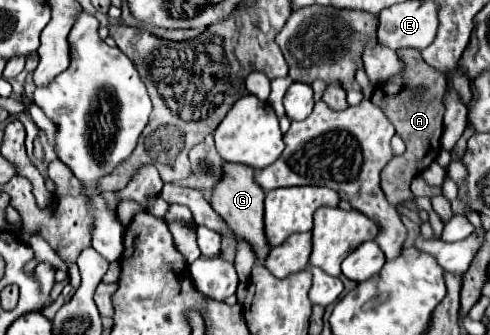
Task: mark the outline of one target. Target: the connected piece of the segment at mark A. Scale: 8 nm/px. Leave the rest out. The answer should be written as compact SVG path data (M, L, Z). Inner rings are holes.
M401 49L397 51L397 55L401 57L401 61L407 65L405 73L401 77L395 77L379 87L375 87L371 103L377 105L379 109L383 109L383 113L387 115L387 119L391 119L395 133L405 141L407 149L403 155L399 155L397 159L391 159L385 169L381 171L381 189L387 197L387 201L391 205L399 205L403 201L413 199L413 193L409 189L413 177L417 177L421 171L425 171L439 155L441 151L441 133L443 133L443 113L445 107L441 103L445 87L447 87L447 77L435 69L431 69L423 57L421 51L417 49ZM421 87L425 91L425 99L415 101L413 89Z

